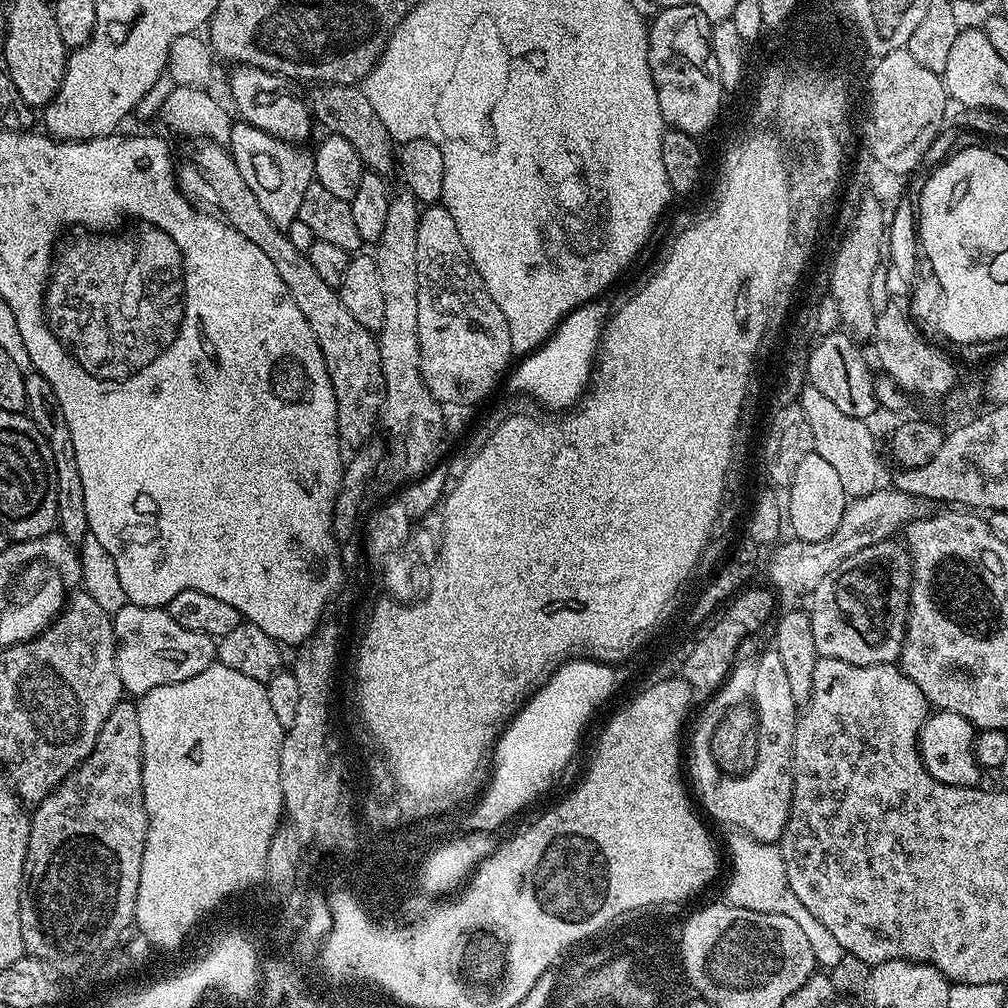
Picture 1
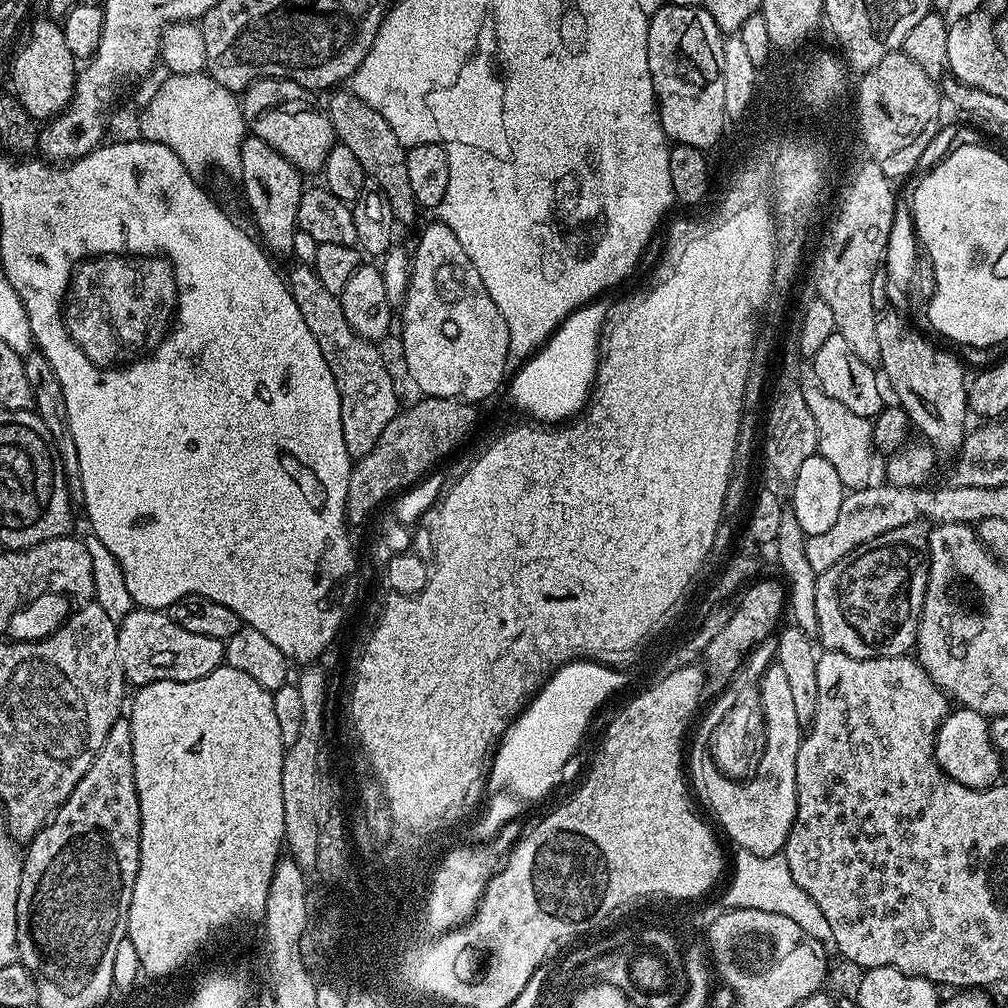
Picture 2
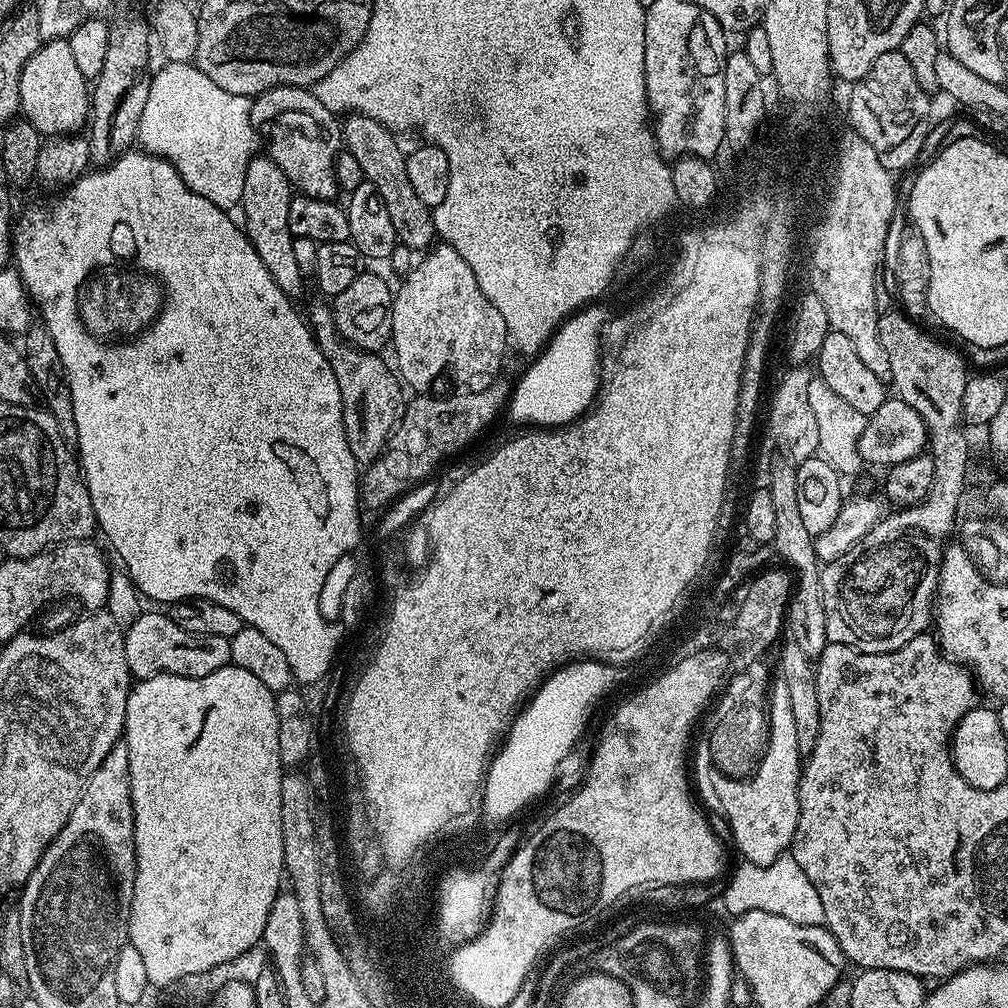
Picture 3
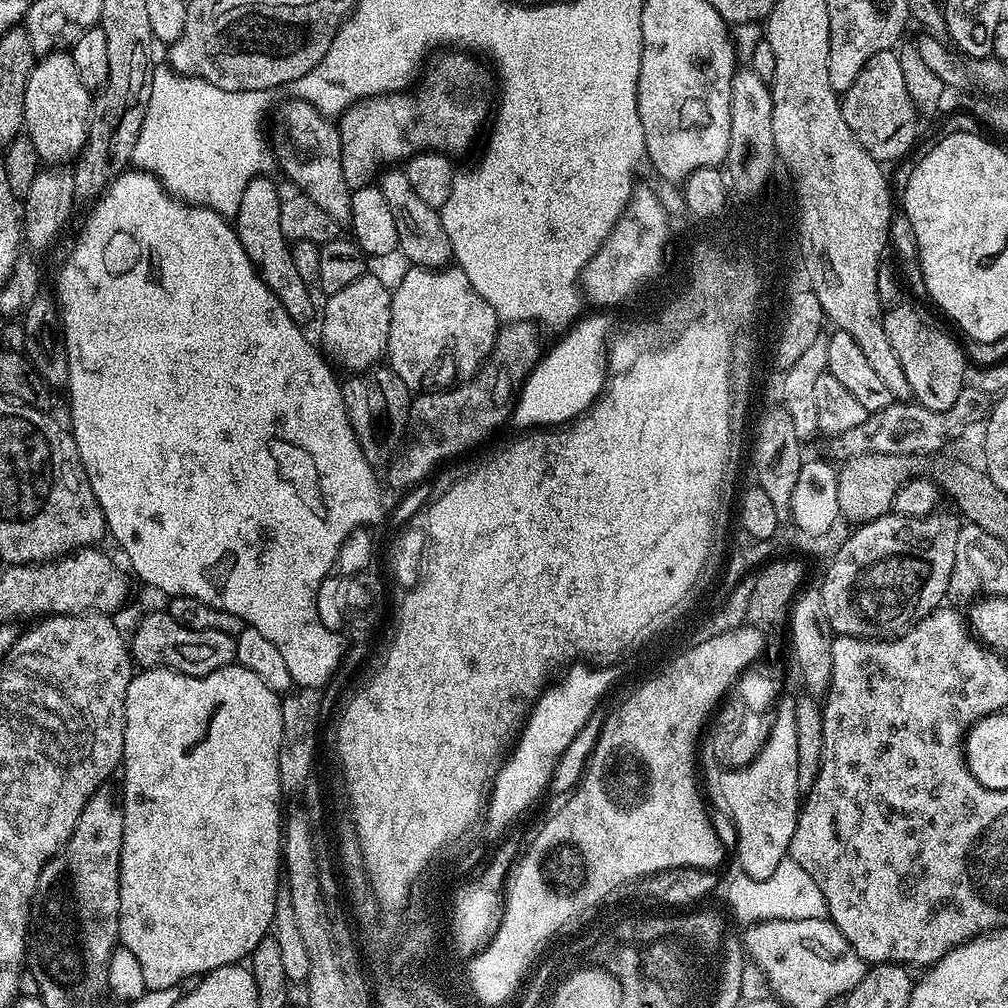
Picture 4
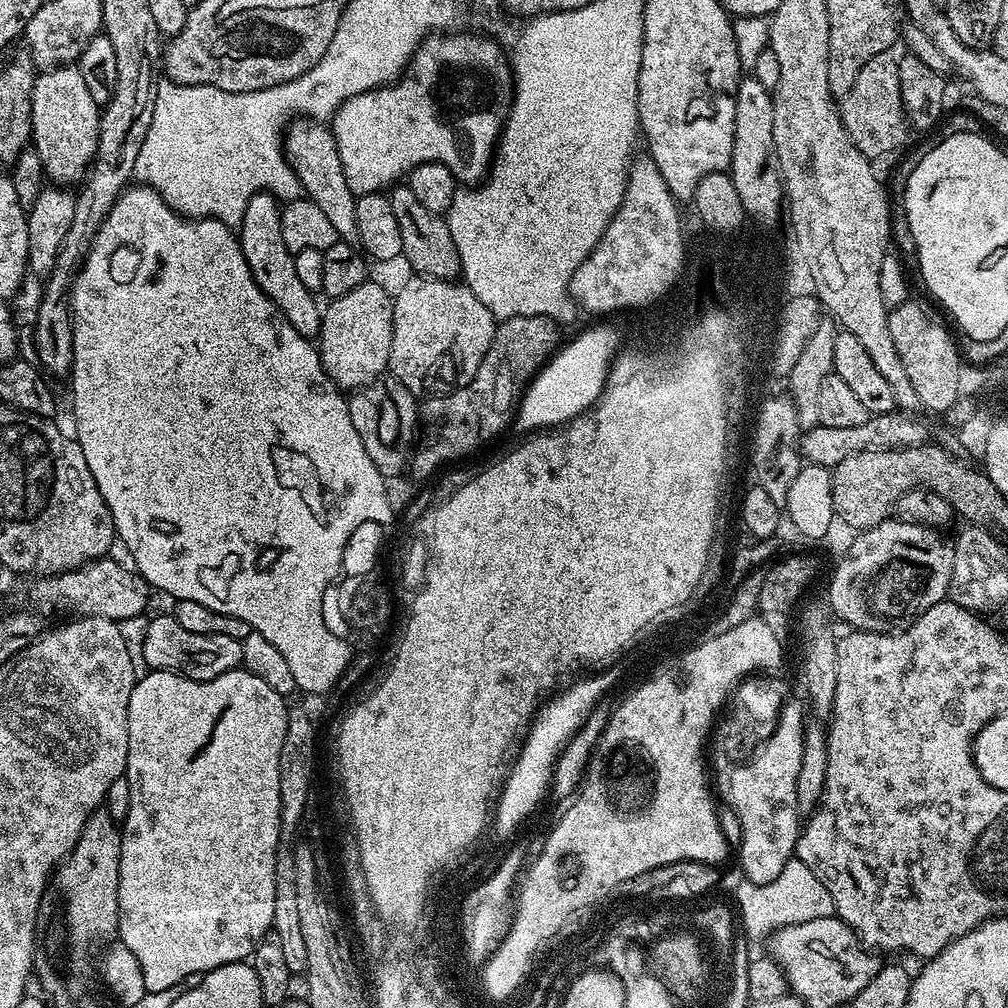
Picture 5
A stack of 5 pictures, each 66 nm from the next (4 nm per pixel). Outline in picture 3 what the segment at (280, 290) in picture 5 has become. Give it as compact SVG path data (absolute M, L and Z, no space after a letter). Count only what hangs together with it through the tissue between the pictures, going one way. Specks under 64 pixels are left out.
M257 154L252 157L250 166L246 166L246 182L242 186L242 198L239 203L239 207L244 208L242 227L248 233L248 241L254 246L258 258L262 258L266 270L270 270L270 278L274 278L274 282L278 282L282 294L286 294L293 302L296 302L304 292L306 273L298 270L298 261L294 259L294 238L290 234L290 202L293 195L294 189L286 178L286 174L282 174L282 170L278 170L278 166L269 156Z

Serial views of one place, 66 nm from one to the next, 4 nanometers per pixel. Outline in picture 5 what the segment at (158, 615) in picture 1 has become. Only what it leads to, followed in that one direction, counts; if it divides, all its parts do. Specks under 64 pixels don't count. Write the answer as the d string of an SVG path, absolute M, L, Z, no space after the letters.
M171 614L152 616L144 632L142 656L149 669L161 672L178 672L192 680L218 678L241 667L242 646L239 640L226 638L226 634L190 634Z

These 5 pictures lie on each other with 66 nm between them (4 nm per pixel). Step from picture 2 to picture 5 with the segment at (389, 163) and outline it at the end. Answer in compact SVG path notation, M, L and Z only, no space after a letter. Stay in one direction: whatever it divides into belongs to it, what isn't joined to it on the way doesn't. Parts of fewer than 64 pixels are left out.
M407 186L393 187L388 201L394 209L394 218L398 218L398 230L402 230L403 259L408 260L409 266L413 268L411 271L421 276L433 276L436 280L456 280L461 275L460 259L458 258L458 246L454 246L454 238L450 238L447 219L441 213L426 210L426 206L418 202L414 190L410 190Z

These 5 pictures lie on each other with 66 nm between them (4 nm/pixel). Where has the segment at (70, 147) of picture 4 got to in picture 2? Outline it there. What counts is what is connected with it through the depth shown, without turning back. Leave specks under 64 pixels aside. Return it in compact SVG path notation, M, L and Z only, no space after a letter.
M47 19L33 22L29 44L18 49L12 60L11 91L37 122L47 122L64 111L76 92L78 61L66 46L63 27L55 19Z

